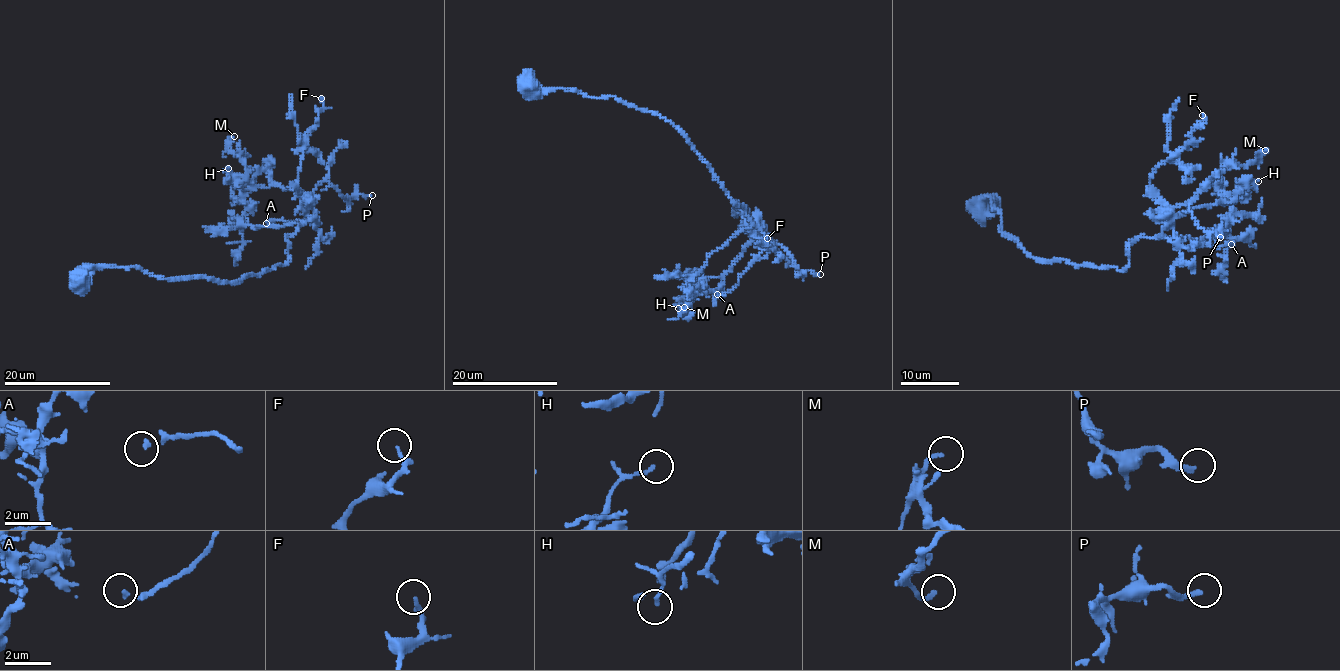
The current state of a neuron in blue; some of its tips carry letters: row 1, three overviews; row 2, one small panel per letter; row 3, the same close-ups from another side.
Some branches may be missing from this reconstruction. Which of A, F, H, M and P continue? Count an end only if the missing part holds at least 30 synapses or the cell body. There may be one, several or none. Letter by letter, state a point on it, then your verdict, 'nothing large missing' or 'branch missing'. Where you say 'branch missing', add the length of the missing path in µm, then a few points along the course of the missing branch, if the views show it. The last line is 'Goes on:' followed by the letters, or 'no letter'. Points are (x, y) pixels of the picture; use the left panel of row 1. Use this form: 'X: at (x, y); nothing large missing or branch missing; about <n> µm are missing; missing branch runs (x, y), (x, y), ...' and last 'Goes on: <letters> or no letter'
A: at (266, 223); nothing large missing
F: at (321, 98); nothing large missing
H: at (228, 168); nothing large missing
M: at (234, 136); nothing large missing
P: at (372, 195); nothing large missing
Goes on: no letter

